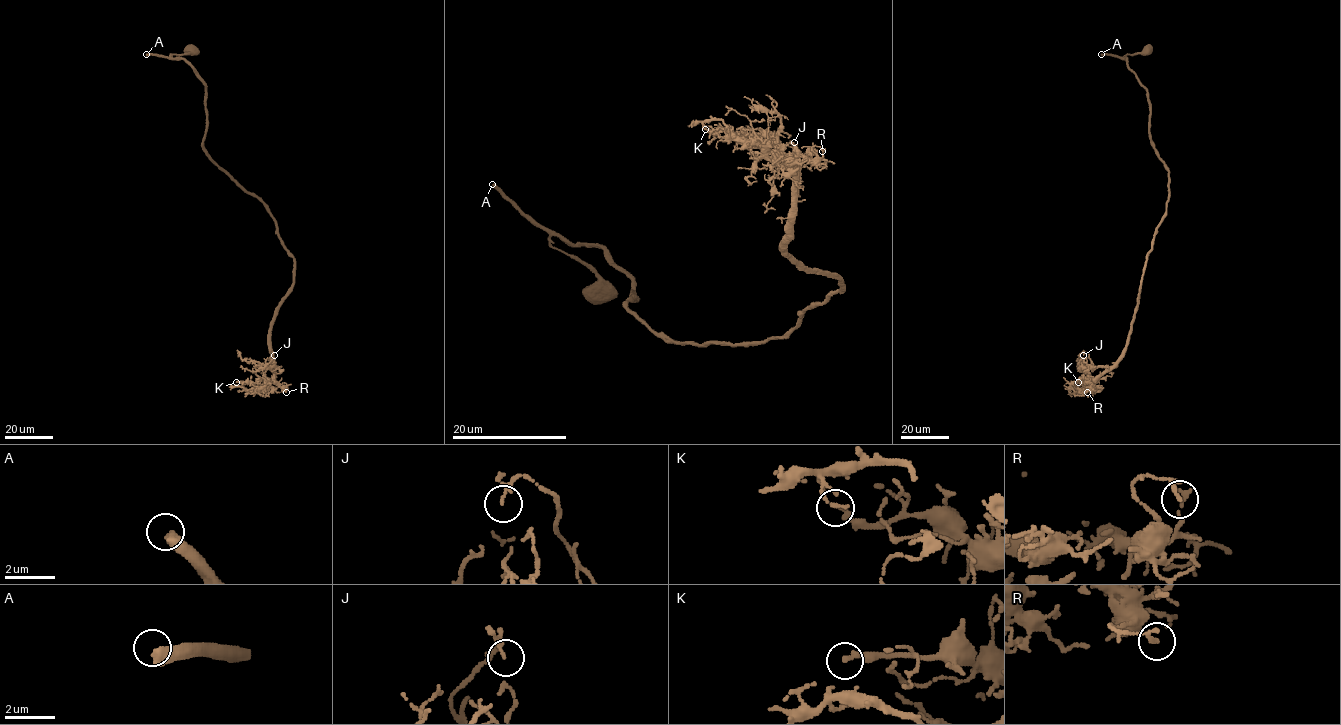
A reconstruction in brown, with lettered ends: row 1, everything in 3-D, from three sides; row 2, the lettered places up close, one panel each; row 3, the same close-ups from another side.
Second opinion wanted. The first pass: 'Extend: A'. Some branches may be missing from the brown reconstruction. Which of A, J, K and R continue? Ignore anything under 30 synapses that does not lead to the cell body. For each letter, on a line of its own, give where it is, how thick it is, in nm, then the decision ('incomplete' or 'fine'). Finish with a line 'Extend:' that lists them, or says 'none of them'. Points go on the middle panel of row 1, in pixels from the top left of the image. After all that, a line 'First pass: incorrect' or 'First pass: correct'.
A: (492, 184) | 480 nm | incomplete
J: (794, 142) | 80 nm | fine
K: (705, 129) | 140 nm | fine
R: (822, 151) | 110 nm | fine
Extend: A
First pass: correct

